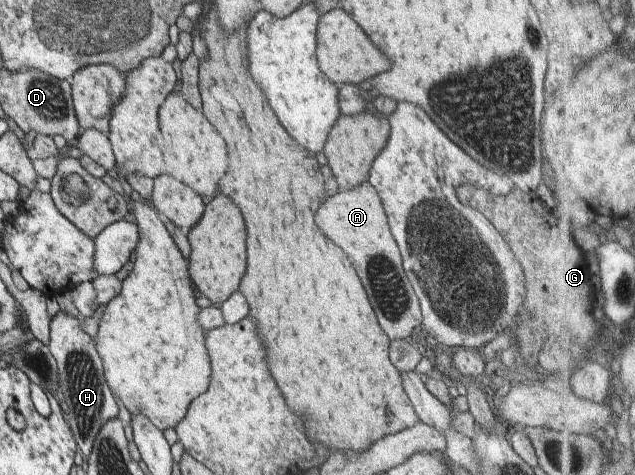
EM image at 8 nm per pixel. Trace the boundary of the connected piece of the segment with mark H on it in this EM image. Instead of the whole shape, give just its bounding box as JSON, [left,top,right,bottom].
[48,311,118,459]

